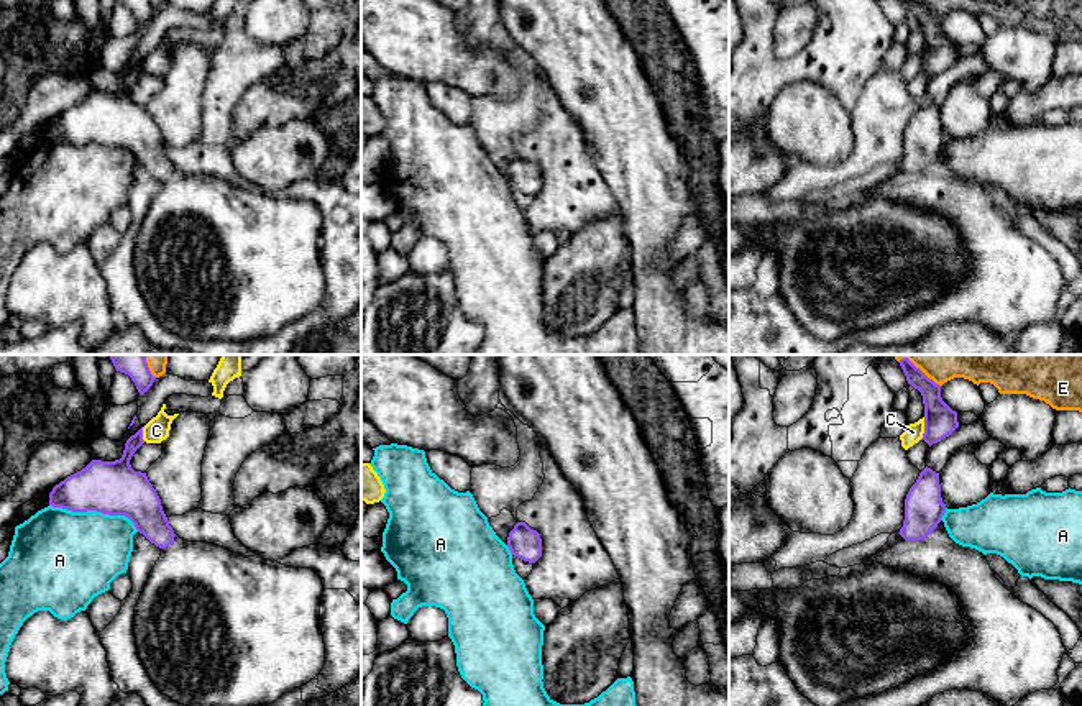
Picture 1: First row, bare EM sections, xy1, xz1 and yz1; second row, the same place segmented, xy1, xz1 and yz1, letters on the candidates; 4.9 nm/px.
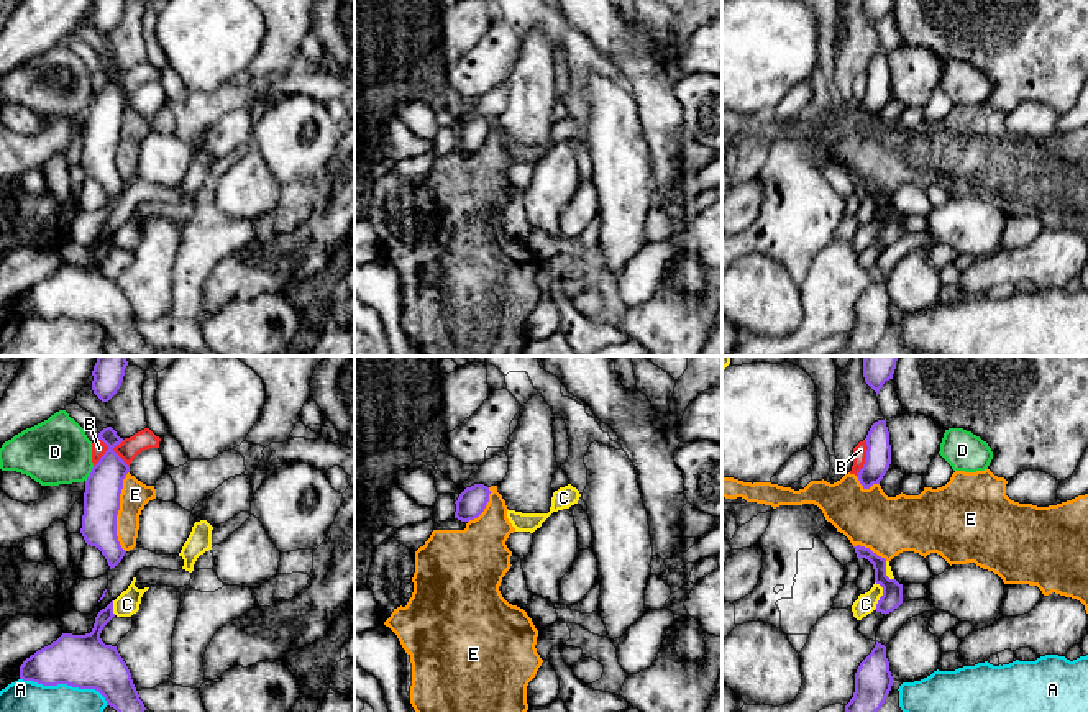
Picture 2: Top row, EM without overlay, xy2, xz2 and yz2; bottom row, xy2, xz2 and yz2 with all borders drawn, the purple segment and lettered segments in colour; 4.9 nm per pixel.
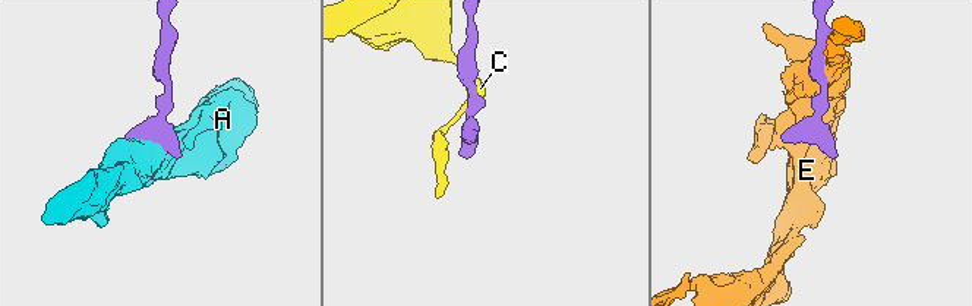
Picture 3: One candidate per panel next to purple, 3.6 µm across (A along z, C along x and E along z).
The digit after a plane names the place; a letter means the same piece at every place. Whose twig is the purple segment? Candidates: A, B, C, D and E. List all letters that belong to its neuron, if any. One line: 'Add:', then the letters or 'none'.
Add: none

